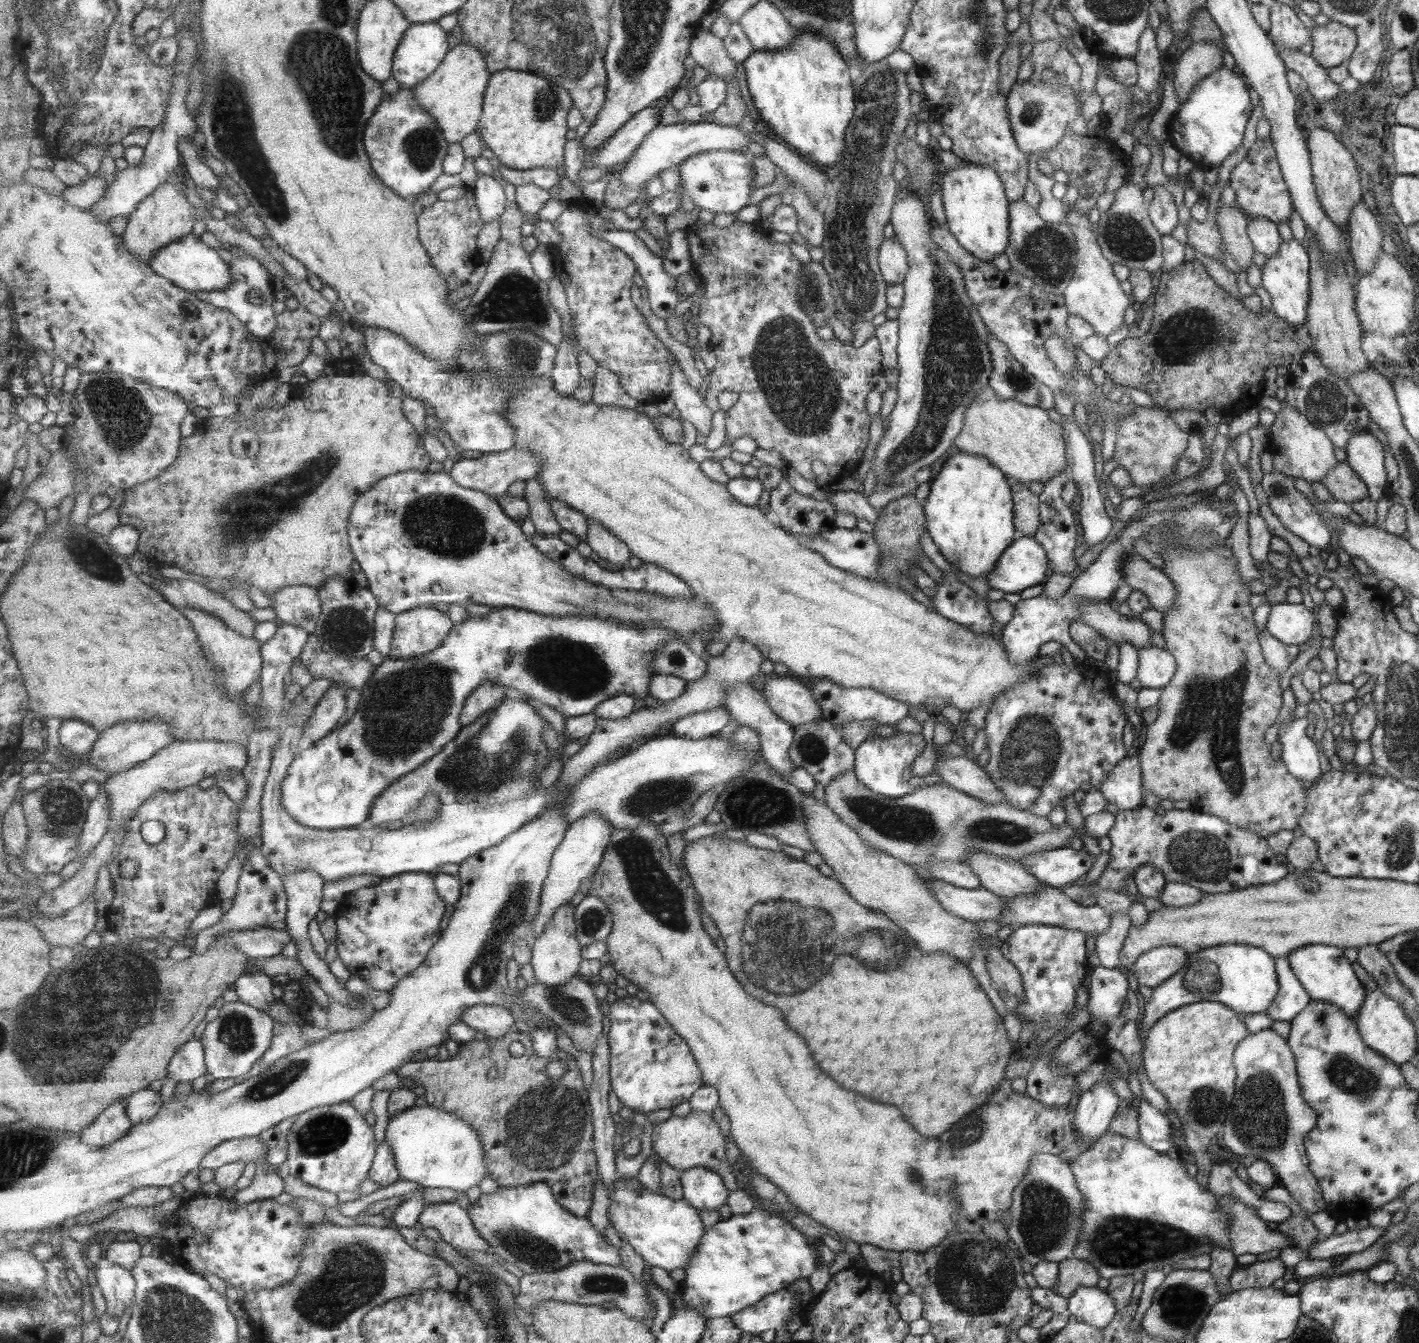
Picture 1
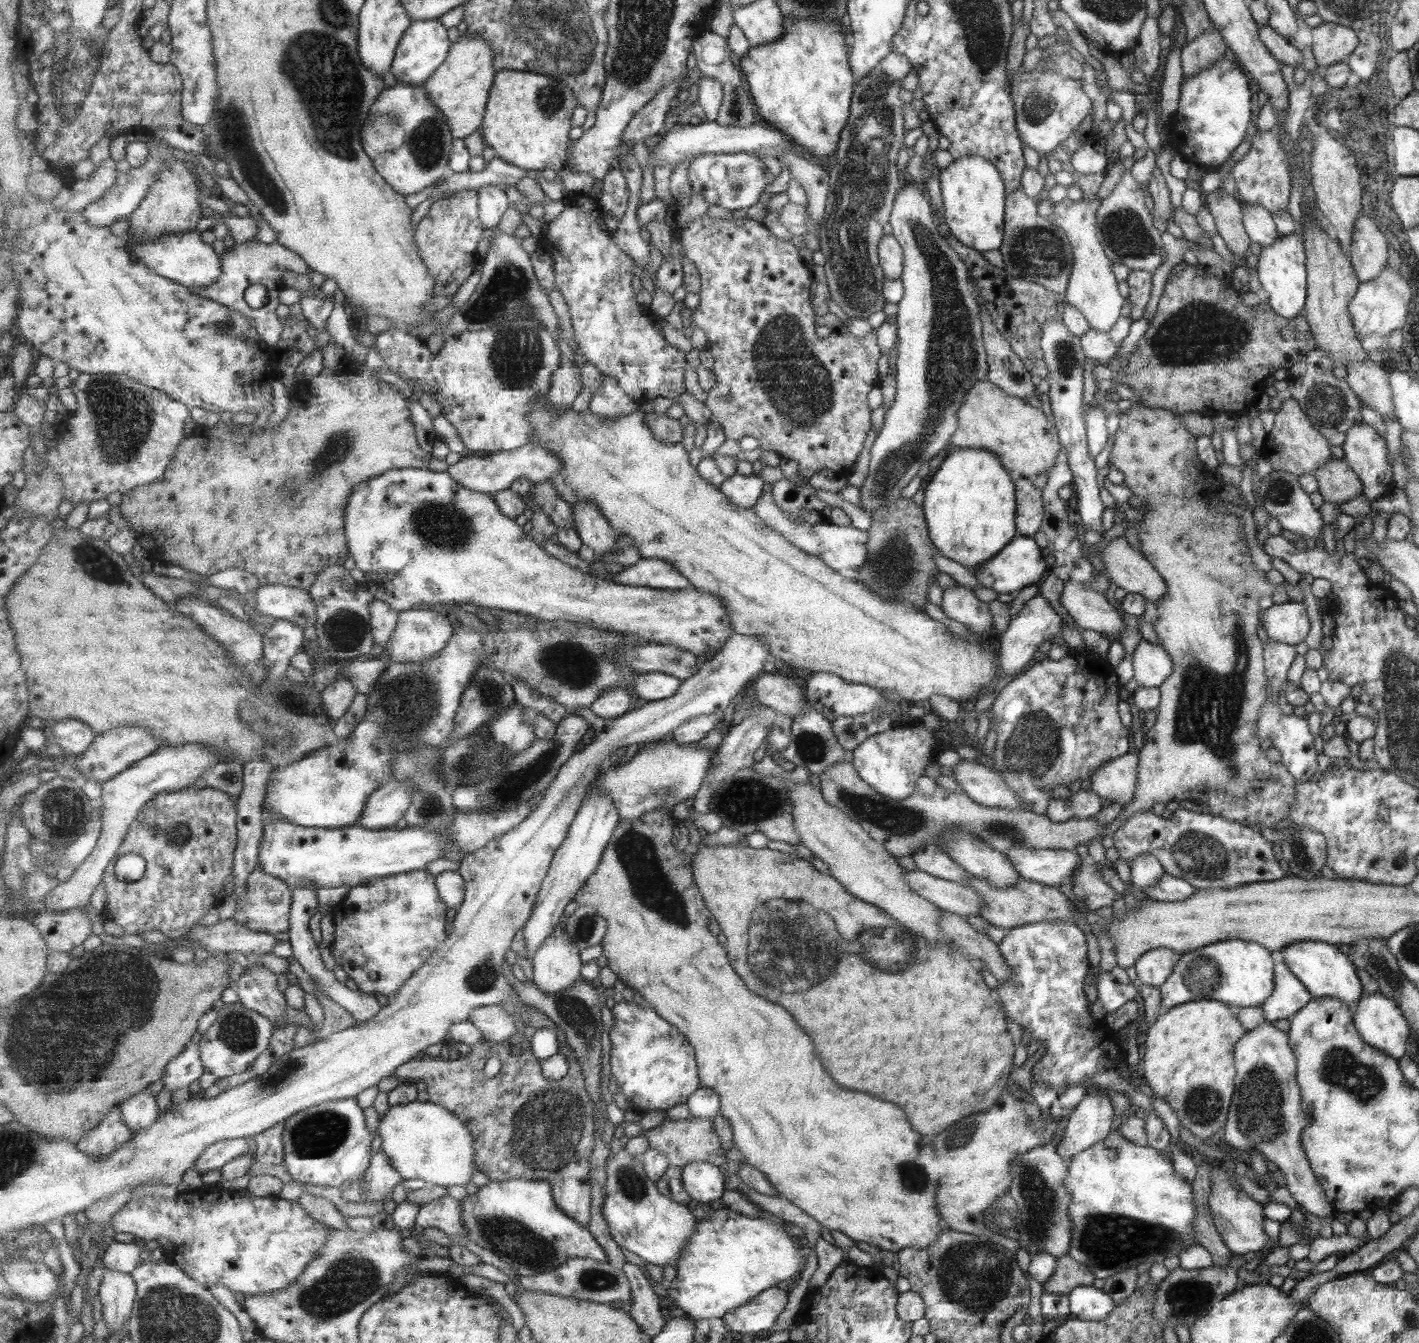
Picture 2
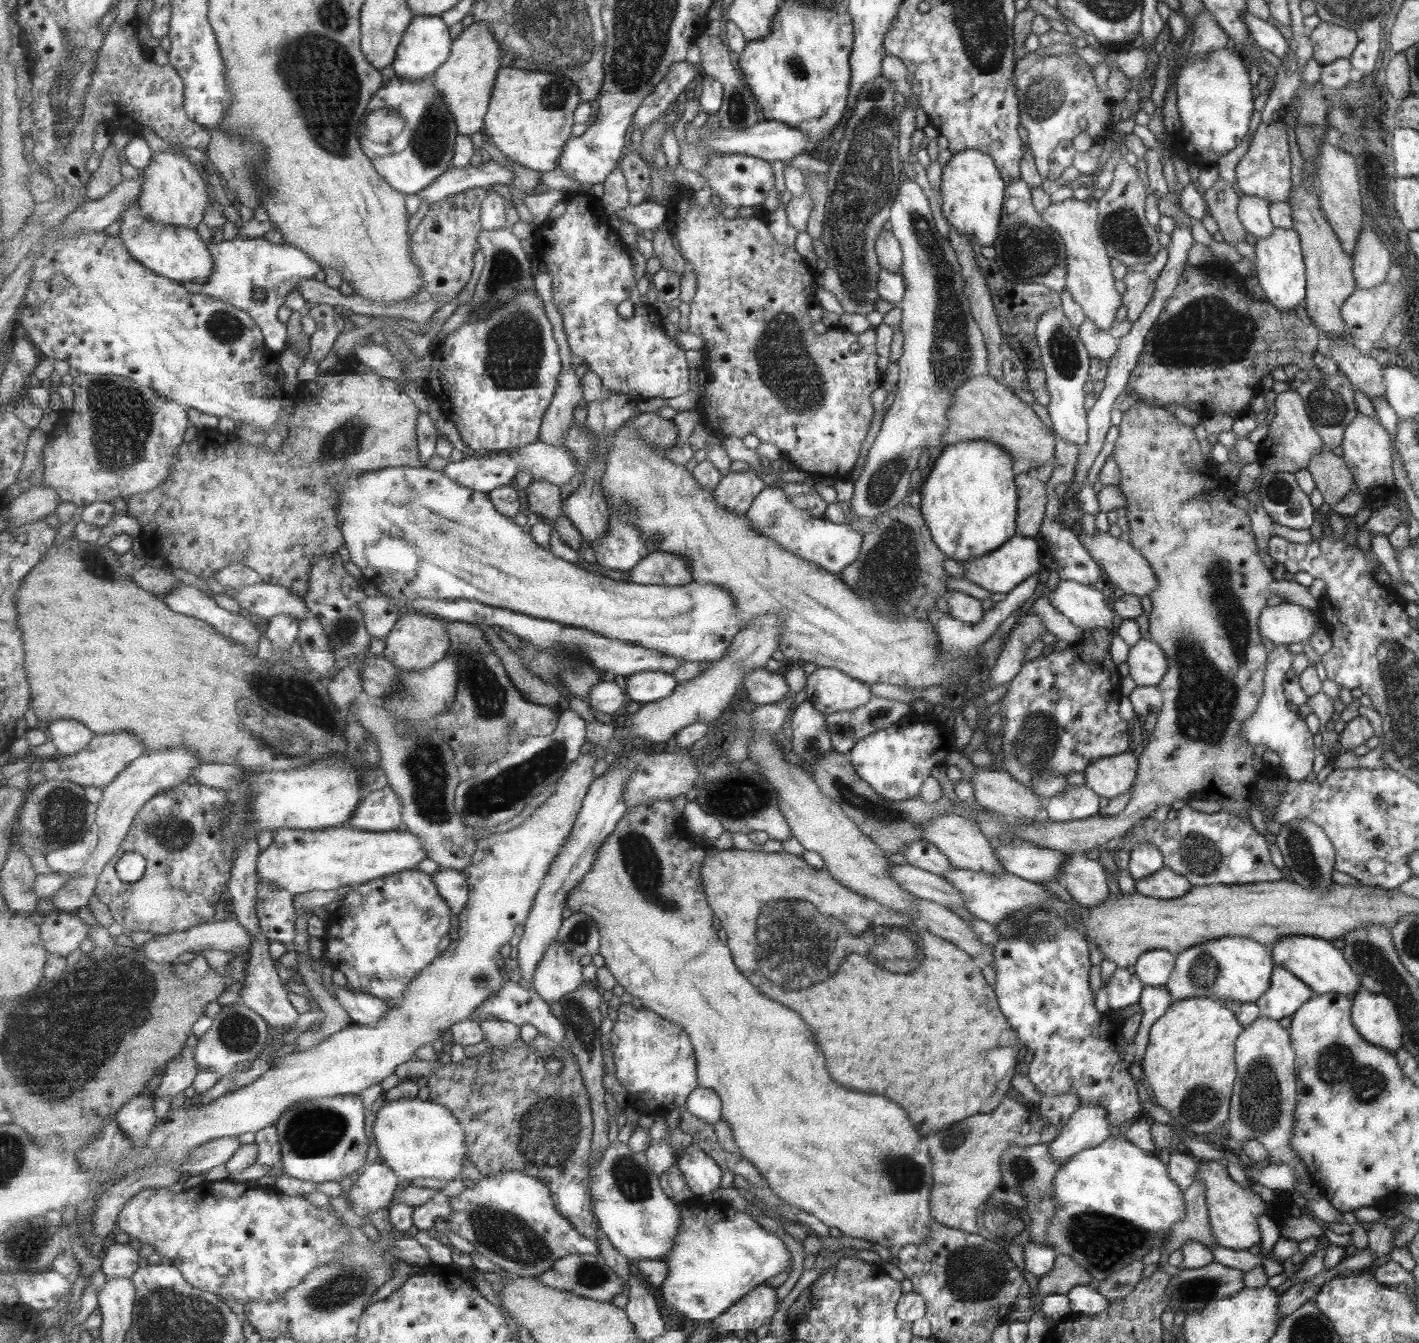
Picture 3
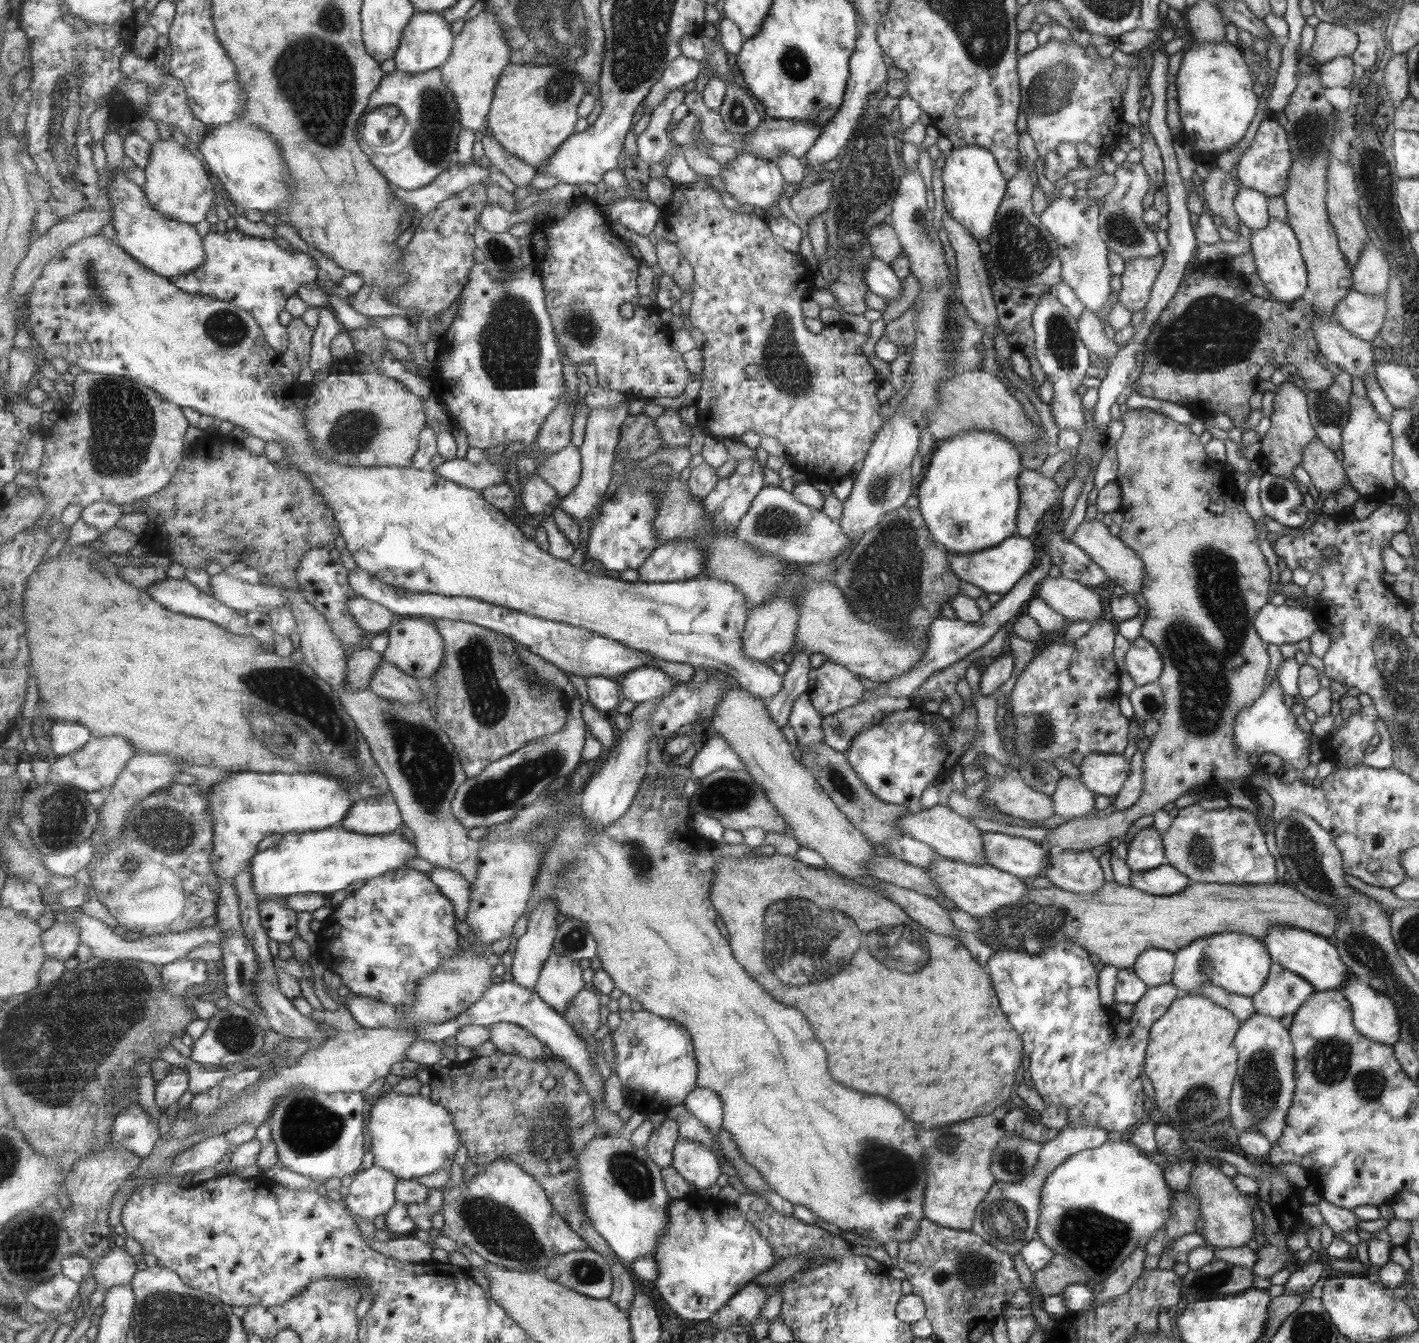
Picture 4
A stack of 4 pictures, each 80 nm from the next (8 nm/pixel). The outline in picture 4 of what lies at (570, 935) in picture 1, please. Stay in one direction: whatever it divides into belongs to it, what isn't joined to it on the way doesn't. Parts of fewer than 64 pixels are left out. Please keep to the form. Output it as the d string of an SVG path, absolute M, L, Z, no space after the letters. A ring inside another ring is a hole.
M553 953L543 969L536 991L551 1008L563 1015L585 988L584 970L578 961Z

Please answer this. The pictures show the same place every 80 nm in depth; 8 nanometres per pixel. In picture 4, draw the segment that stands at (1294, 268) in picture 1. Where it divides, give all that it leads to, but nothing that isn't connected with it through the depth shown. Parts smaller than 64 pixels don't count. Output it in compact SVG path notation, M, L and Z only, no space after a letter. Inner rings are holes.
M1269 218L1265 228L1250 231L1249 245L1256 274L1271 293L1271 298L1283 302L1301 298L1307 282L1306 264L1302 260L1298 240L1290 226L1285 222L1281 222L1281 220Z

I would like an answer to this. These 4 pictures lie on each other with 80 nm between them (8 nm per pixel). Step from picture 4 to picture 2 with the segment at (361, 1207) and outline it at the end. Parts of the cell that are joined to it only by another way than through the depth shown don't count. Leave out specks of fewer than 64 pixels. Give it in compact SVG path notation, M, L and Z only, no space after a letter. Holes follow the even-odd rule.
M383 1148L373 1156L371 1166L365 1172L365 1190L361 1191L361 1200L364 1202L378 1203L390 1199L391 1193L404 1179L391 1165L391 1158L383 1153Z

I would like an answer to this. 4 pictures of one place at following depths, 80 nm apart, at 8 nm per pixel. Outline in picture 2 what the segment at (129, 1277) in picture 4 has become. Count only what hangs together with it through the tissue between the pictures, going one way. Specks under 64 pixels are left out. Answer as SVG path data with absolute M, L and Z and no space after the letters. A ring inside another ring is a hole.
M115 1241L111 1243L105 1250L102 1259L104 1266L109 1270L125 1272L131 1275L132 1272L143 1261L143 1247L134 1243L121 1243Z

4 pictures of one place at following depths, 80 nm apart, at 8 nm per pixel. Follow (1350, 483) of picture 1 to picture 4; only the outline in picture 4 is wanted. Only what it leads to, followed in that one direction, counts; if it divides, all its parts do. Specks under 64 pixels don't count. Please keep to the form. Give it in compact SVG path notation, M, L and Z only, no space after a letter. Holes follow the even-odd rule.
M1316 436L1301 449L1300 466L1322 498L1334 496L1337 487L1347 483L1342 462Z

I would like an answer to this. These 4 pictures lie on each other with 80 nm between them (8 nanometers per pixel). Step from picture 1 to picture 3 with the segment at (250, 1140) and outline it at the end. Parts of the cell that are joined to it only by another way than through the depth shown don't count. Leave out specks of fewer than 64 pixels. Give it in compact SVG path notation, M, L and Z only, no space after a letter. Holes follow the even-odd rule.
M236 1137L219 1138L211 1140L207 1144L201 1144L201 1148L191 1152L187 1156L187 1160L182 1162L183 1166L179 1172L181 1174L189 1173L191 1176L205 1175L211 1168L226 1166L241 1146L243 1143L237 1141Z

